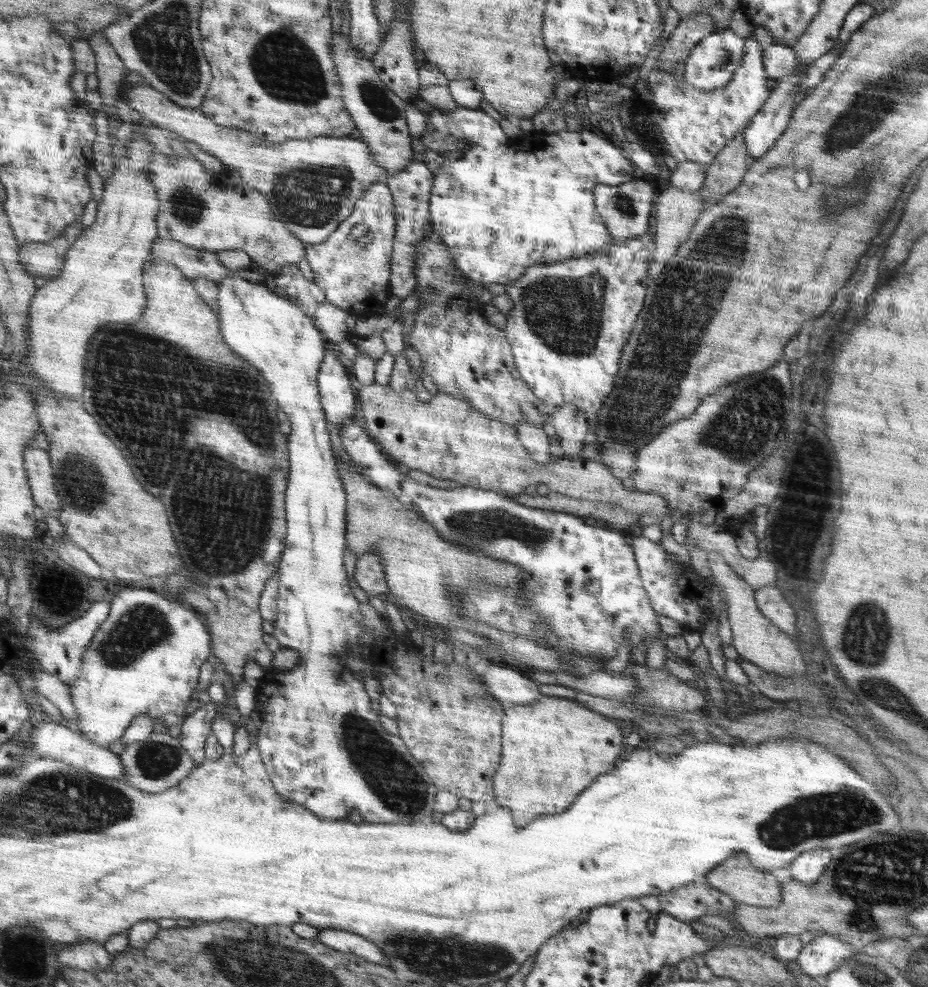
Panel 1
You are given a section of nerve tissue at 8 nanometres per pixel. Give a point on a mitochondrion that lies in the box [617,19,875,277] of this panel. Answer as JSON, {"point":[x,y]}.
{"point":[725,58]}

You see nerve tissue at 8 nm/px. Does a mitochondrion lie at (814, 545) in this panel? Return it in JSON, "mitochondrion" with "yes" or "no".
{"mitochondrion":"no"}

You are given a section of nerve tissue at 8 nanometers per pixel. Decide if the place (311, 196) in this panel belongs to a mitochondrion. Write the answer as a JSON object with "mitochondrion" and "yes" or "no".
{"mitochondrion":"yes"}

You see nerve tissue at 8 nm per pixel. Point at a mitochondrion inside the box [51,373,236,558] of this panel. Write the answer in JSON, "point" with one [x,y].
{"point":[83,487]}

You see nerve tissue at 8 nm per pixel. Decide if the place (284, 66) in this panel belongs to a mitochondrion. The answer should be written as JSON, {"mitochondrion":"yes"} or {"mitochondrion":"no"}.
{"mitochondrion":"yes"}

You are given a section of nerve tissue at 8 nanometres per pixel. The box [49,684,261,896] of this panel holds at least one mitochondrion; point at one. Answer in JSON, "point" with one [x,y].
{"point":[156,760]}

